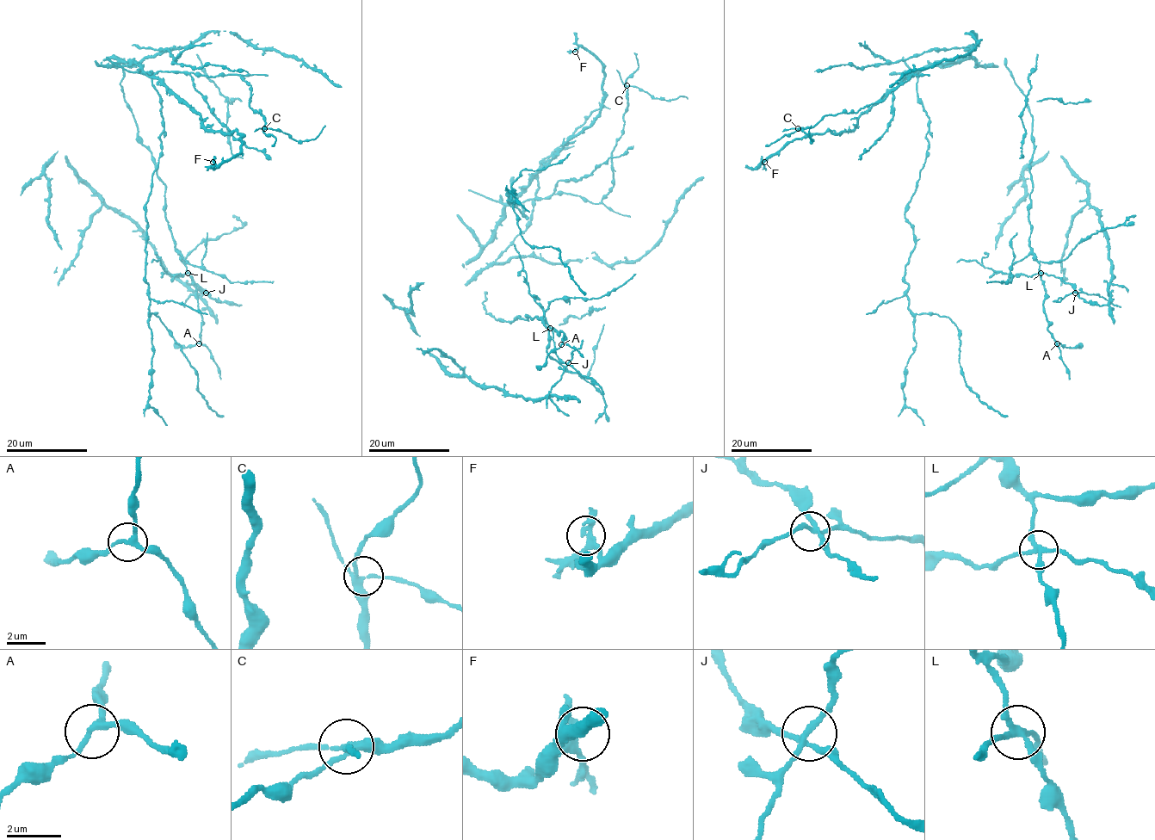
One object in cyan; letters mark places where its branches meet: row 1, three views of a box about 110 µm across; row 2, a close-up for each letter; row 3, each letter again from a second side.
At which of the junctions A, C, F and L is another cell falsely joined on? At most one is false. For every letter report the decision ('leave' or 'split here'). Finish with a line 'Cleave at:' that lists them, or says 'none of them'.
A: leave
C: leave
F: leave
L: split here
Cleave at: L

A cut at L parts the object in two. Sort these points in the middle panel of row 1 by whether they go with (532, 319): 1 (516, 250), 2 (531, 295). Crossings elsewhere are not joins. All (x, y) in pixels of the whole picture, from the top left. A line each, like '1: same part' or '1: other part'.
1: other part
2: other part

